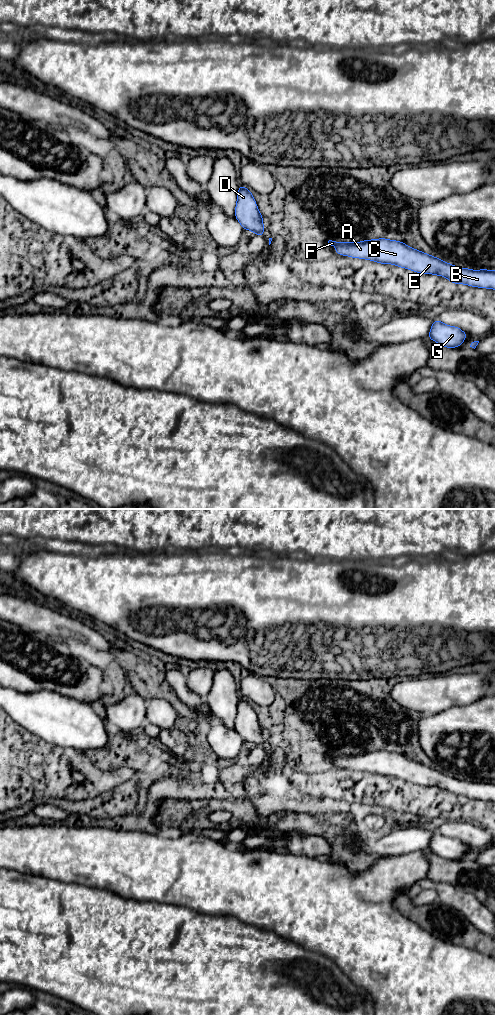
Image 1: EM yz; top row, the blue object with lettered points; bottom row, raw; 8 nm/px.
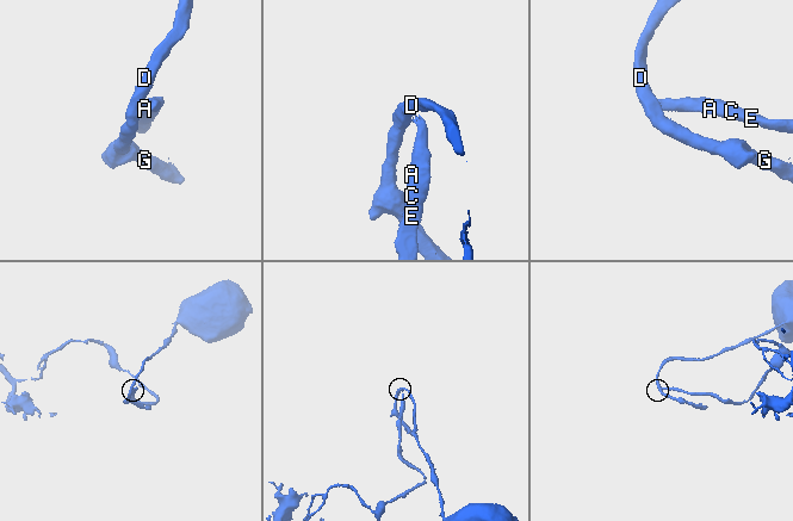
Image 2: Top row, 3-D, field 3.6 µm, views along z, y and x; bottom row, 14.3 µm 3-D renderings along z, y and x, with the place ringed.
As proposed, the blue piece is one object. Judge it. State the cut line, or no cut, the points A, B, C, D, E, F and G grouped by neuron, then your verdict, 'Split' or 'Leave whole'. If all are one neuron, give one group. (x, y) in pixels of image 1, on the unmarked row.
Split along yz (256, 746), (262, 747). Groups: A B C E F / D G. Split

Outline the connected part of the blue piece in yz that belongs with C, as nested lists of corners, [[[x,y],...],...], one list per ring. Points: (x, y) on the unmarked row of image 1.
[[[380,750],[357,755],[329,752],[328,756],[343,768],[393,776],[422,786],[443,788],[451,795],[495,802],[495,782],[460,780],[396,752]]]

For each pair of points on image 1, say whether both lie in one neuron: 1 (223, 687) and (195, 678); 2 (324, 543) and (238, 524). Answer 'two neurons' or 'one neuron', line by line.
1: two neurons
2: one neuron

